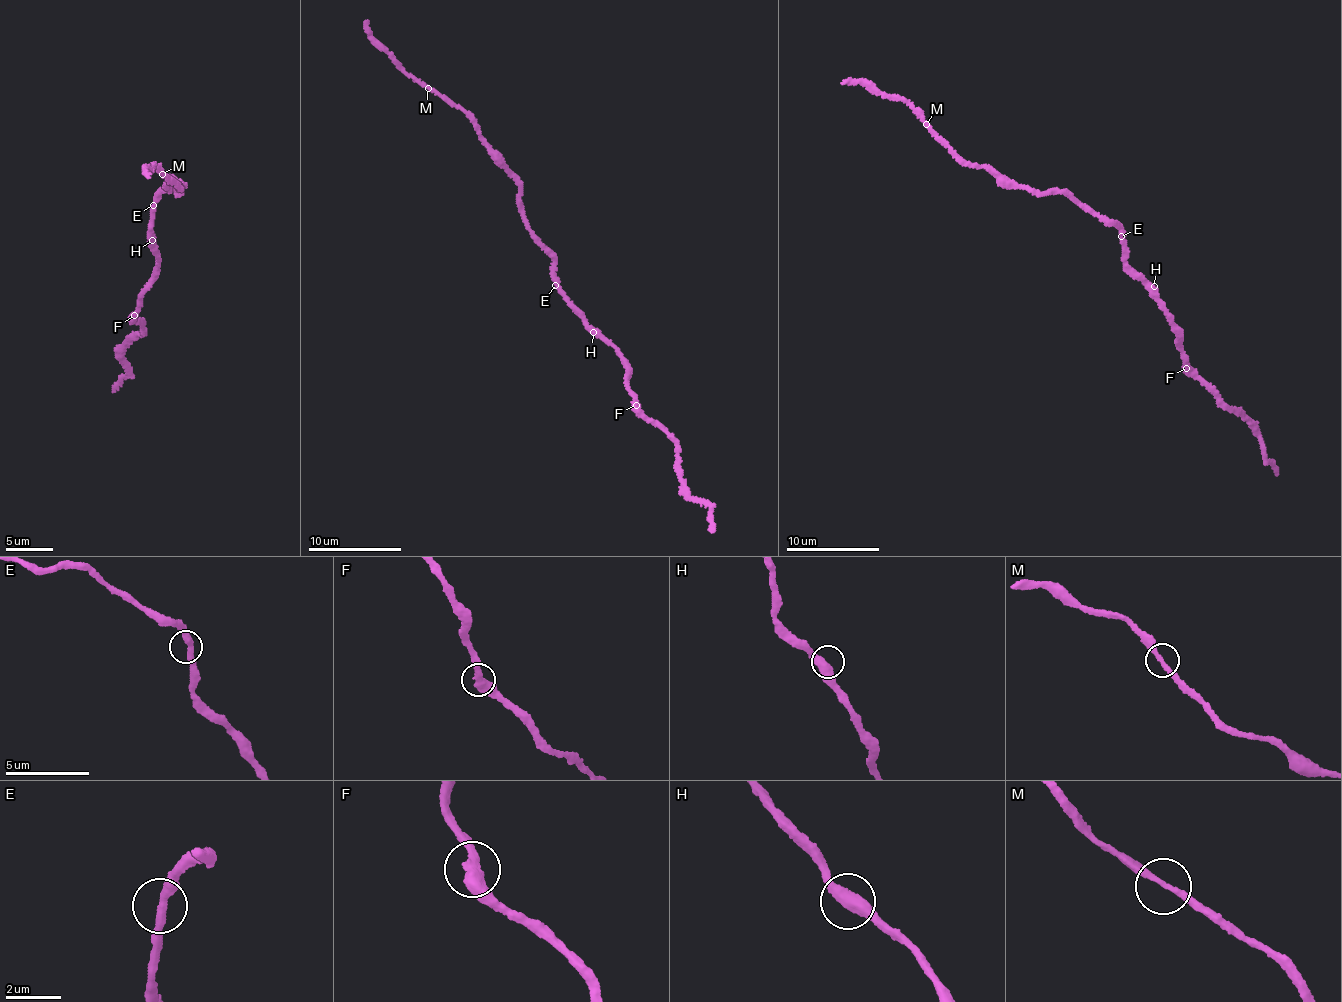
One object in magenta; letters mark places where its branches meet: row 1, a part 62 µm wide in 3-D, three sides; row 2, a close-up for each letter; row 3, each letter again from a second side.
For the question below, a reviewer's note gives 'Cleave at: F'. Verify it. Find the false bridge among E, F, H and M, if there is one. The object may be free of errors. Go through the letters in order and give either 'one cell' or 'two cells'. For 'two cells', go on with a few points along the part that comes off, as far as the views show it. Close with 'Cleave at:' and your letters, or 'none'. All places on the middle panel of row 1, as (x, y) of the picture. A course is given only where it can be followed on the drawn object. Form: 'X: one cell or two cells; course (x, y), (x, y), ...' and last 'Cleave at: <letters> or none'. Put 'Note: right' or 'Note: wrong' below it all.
E: one cell
F: one cell
H: one cell
M: one cell
Cleave at: none
Note: wrong

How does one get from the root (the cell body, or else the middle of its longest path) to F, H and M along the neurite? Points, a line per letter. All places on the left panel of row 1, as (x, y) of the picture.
F: (154, 203), (149, 236), (157, 252), (158, 265), (151, 286), (142, 293), (139, 310), (133, 316)
H: (154, 203), (154, 218), (149, 232), (152, 240)
M: (154, 203), (157, 195), (171, 190), (166, 184), (171, 178), (184, 187), (163, 173)

